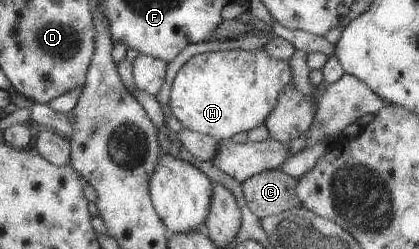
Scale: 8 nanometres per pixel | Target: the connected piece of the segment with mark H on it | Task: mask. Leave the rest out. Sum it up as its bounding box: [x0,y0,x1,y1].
[168,50,292,142]

